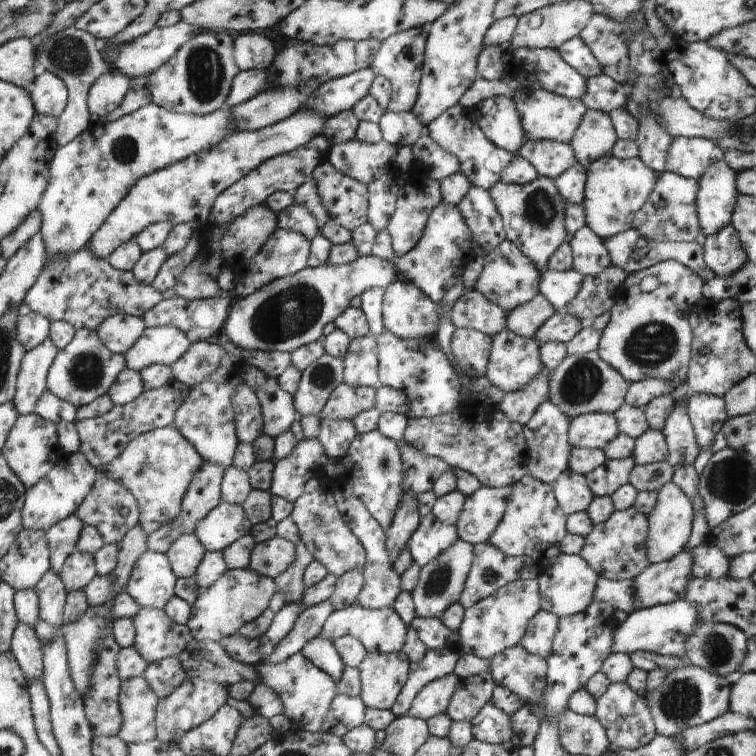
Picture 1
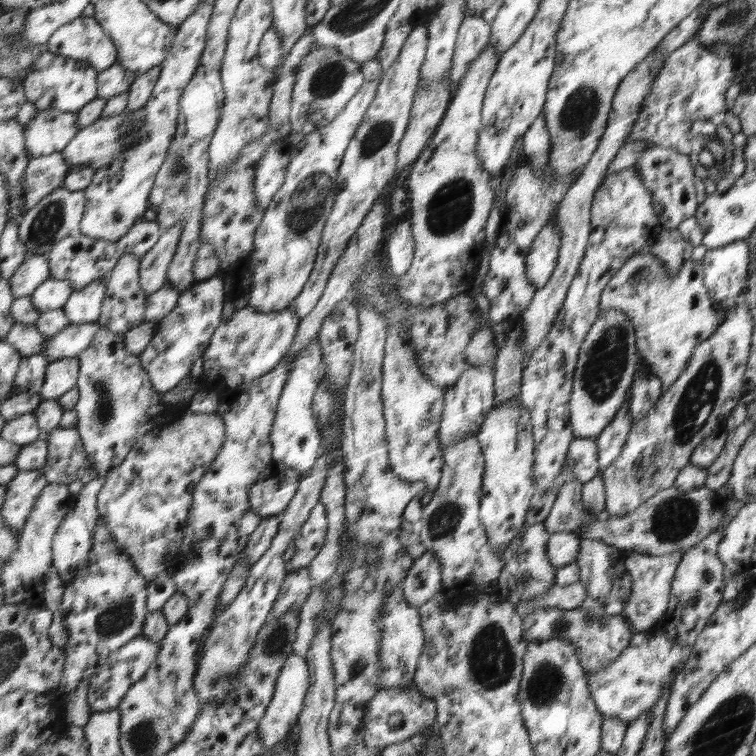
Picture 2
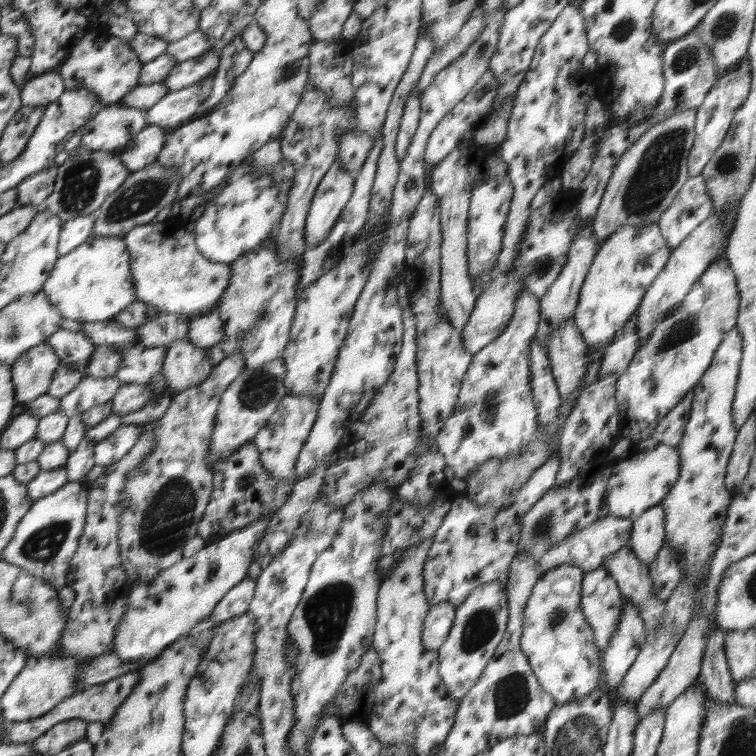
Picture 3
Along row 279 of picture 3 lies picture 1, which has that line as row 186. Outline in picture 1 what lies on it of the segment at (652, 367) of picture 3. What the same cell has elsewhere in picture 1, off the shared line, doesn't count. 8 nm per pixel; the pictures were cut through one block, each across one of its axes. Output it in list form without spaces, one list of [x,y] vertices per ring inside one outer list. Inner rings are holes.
[[[724,159],[712,162],[698,180],[696,194],[698,222],[706,237],[731,222],[739,196],[737,173]]]

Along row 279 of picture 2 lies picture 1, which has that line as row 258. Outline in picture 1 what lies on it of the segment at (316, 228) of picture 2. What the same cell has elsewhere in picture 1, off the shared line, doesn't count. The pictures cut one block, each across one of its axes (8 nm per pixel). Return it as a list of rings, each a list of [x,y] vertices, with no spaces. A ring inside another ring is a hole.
[[[276,229],[270,238],[264,243],[260,252],[254,257],[254,265],[251,271],[245,276],[238,277],[235,288],[232,291],[234,298],[246,298],[250,294],[261,289],[269,282],[276,281],[279,278],[289,277],[304,269],[309,262],[310,241],[306,240],[302,234],[293,230]]]

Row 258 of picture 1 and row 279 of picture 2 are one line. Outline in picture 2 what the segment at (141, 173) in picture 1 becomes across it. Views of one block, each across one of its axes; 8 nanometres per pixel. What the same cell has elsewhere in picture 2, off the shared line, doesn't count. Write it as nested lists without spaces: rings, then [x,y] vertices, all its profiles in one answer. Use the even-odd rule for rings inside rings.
[[[48,279],[34,294],[34,304],[43,313],[64,309],[76,292],[71,280]]]

